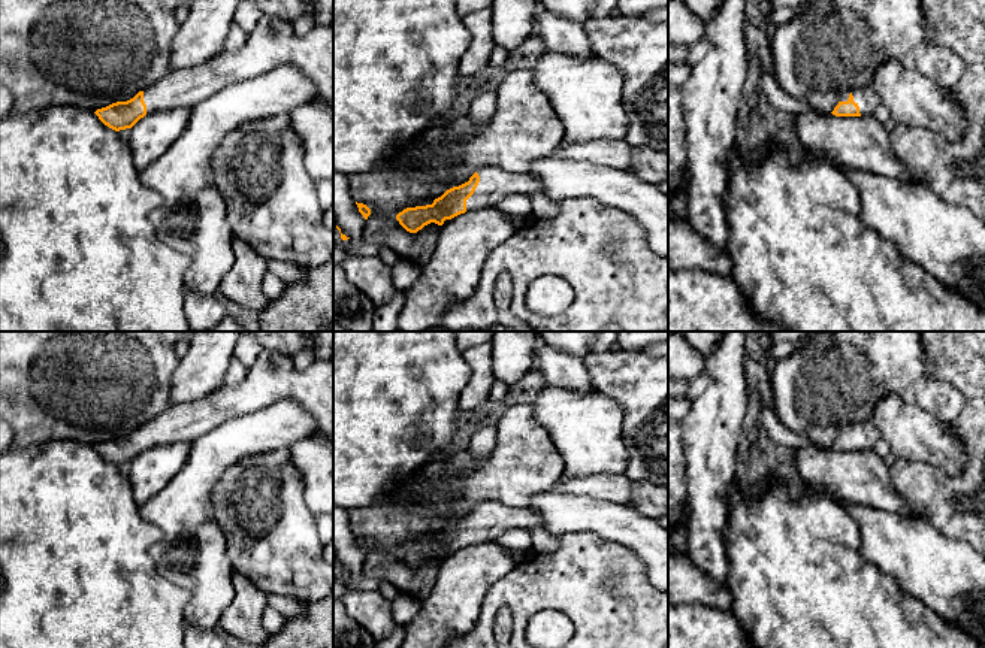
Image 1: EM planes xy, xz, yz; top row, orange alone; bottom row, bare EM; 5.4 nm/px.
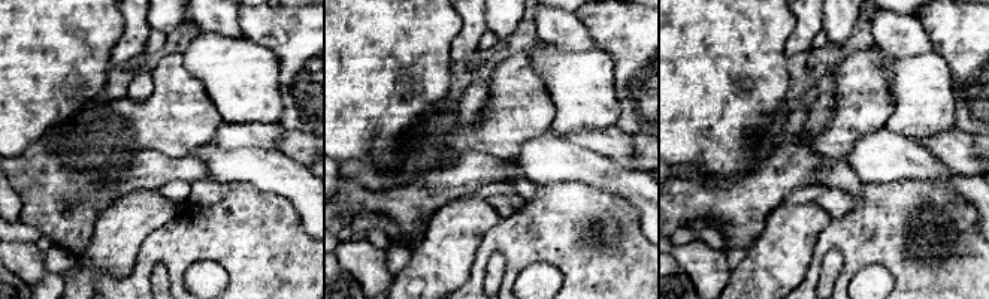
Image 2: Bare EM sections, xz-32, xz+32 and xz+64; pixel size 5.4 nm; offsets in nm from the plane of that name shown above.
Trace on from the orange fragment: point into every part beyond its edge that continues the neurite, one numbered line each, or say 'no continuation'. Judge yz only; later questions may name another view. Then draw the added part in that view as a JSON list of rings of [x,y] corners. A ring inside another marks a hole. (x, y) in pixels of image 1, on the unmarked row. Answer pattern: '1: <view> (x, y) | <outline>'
1: yz (867, 433) | [[[850,420],[844,423],[842,426],[840,436],[847,436],[850,429],[853,430],[853,436],[859,440],[861,449],[873,449],[873,445],[882,437],[871,420]]]

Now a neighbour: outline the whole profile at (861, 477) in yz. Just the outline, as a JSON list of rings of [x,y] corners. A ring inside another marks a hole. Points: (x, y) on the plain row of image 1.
[[[812,443],[794,449],[792,464],[798,481],[807,488],[824,488],[850,503],[924,520],[898,496],[889,466],[873,449],[836,451]]]

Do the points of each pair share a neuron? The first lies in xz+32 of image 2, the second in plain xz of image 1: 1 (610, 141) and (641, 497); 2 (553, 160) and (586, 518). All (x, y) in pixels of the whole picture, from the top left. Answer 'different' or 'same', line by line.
1: different
2: same

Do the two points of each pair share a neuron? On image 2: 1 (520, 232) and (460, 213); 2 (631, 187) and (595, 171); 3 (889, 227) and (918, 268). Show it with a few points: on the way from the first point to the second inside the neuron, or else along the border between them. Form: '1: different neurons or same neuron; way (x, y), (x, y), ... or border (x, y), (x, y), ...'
1: different neurons; border (501, 219), (484, 235), (475, 254)
2: same neuron; way (622, 181), (604, 171)
3: same neuron; way (900, 238), (904, 250), (912, 257)

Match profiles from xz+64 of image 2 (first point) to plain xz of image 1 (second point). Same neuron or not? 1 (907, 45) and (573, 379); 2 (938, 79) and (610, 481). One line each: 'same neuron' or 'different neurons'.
1: same neuron
2: different neurons

